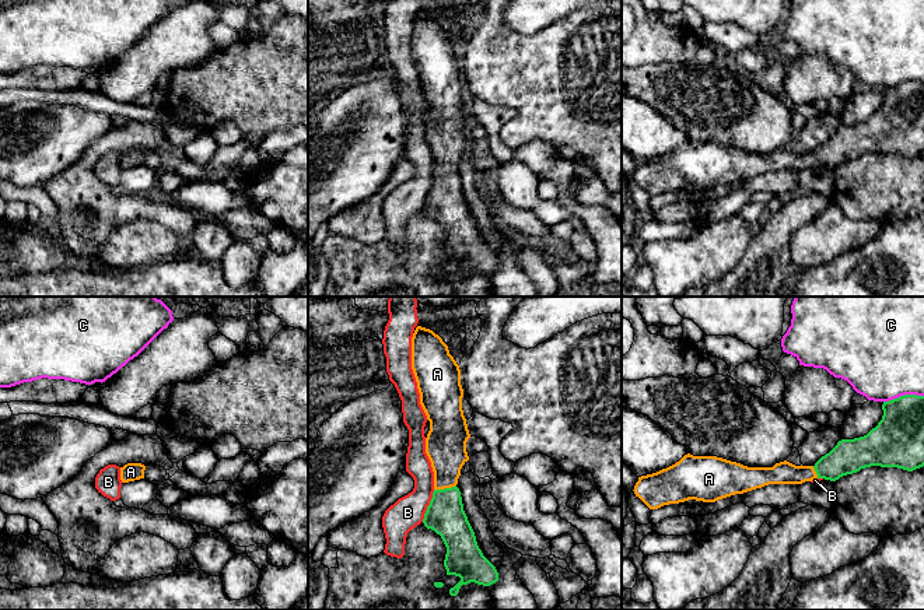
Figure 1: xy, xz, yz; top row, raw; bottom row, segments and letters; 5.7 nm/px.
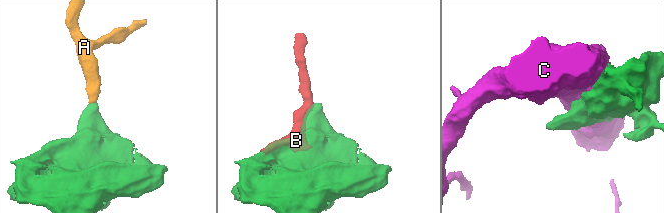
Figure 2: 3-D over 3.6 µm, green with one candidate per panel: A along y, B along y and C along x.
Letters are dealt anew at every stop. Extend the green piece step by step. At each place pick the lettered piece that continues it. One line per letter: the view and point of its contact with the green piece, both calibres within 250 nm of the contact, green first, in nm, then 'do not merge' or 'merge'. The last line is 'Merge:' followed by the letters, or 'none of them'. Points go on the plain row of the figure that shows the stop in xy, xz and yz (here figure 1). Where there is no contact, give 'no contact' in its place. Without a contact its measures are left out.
A: contact xz (444, 175); calibres 220 and 240 nm; merge
B: contact xz (429, 192); calibres 220 and 180 nm; do not merge
C: contact yz (905, 81); calibres 280 and 480 nm; do not merge
Merge: A

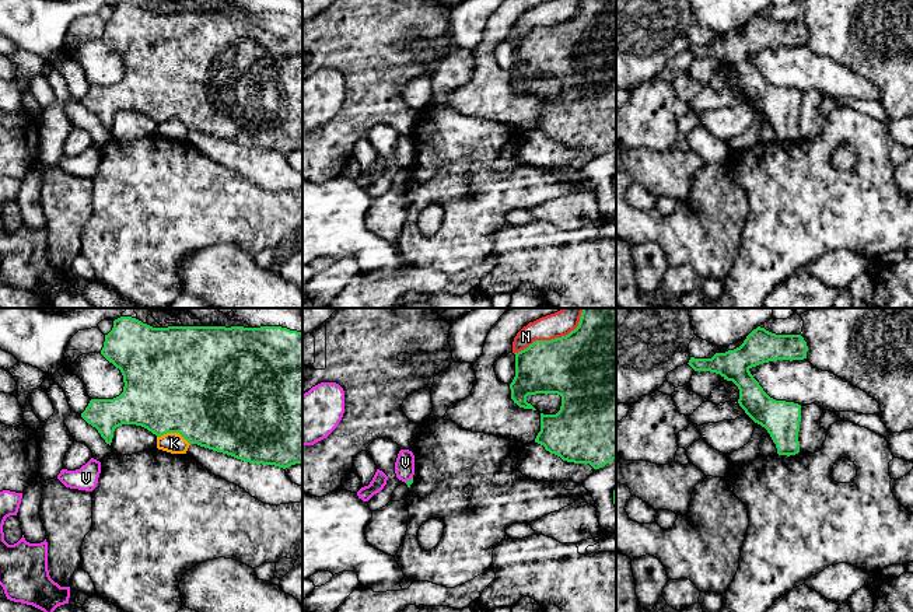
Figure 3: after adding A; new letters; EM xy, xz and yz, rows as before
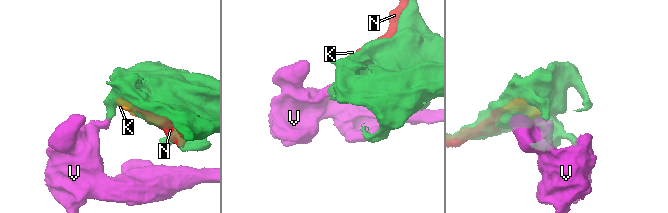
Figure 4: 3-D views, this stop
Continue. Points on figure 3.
K: contact xy (174, 118); calibres 500 and 120 nm; do not merge
N: contact xz (552, 25); calibres 440 and 140 nm; do not merge
V: contact xz (408, 167); calibres 30 and 110 nm; do not merge
Merge: none of them

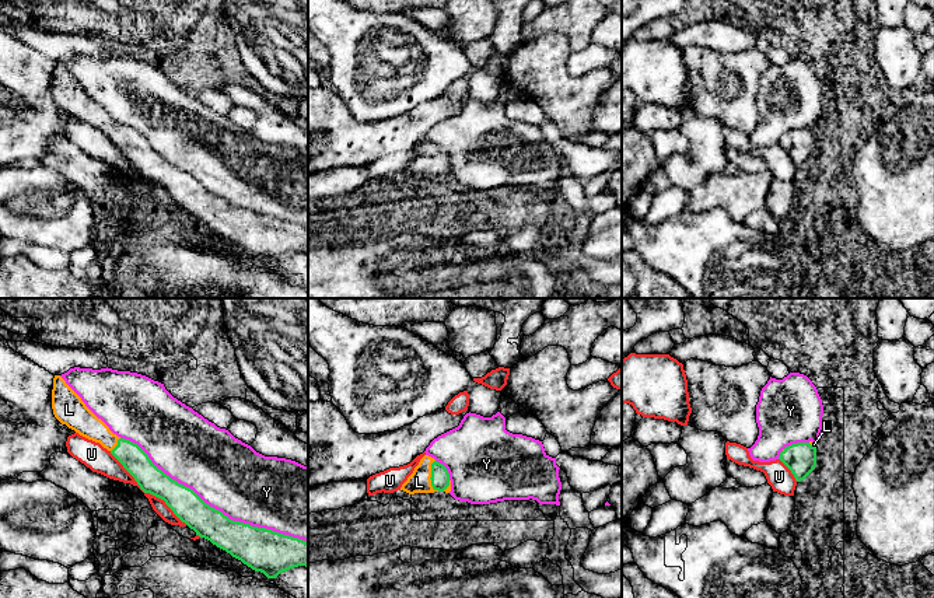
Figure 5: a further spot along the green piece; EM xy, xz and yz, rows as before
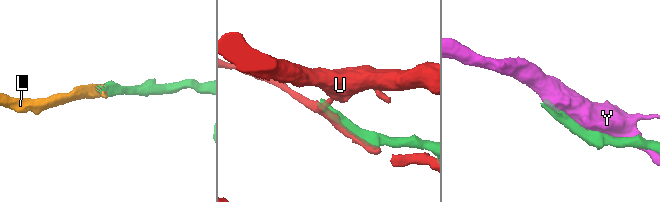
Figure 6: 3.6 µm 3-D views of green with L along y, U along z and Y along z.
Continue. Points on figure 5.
L: contact xz (431, 163); calibres 110 and 130 nm; merge
U: contact xy (146, 178); calibres 170 and 120 nm; do not merge
Y: contact xy (212, 193); calibres 200 and 420 nm; do not merge
Merge: L

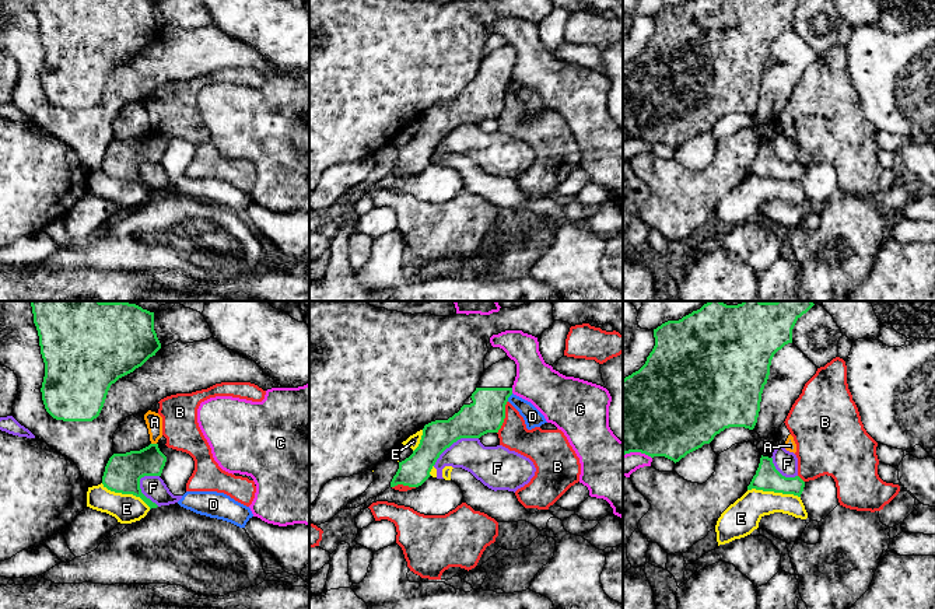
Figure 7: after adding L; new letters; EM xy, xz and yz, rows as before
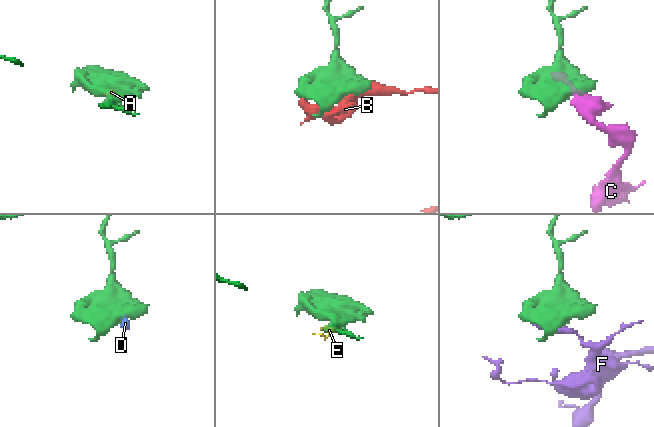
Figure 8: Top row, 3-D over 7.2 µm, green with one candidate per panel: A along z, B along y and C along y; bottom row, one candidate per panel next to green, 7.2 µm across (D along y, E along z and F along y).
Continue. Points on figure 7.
A: contact xy (154, 130); calibres 220 and 100 nm; do not merge
B: contact xz (504, 104); calibres 200 and 190 nm; do not merge
C: contact yz (637, 137); calibres 500 and 130 nm; do not merge
D: contact xz (508, 83); calibres 200 and 100 nm; do not merge
E: contact yz (774, 178); calibres 150 and 200 nm; do not merge
F: contact xy (142, 179); calibres 220 and 140 nm; do not merge
Merge: none of them

